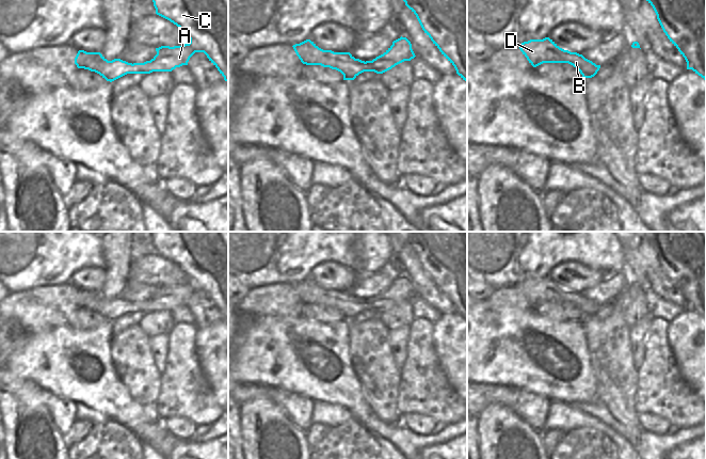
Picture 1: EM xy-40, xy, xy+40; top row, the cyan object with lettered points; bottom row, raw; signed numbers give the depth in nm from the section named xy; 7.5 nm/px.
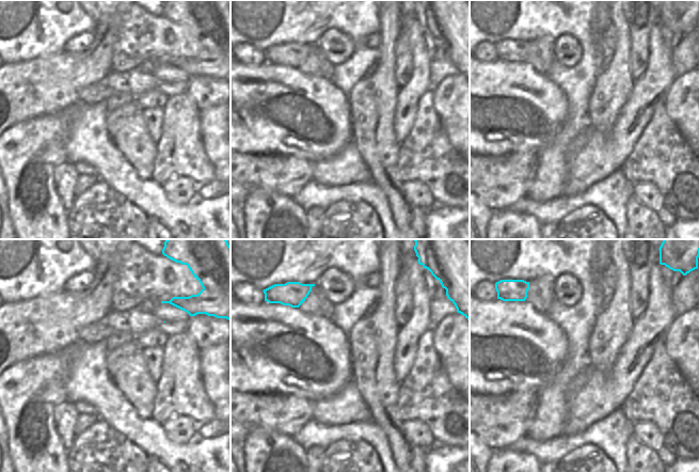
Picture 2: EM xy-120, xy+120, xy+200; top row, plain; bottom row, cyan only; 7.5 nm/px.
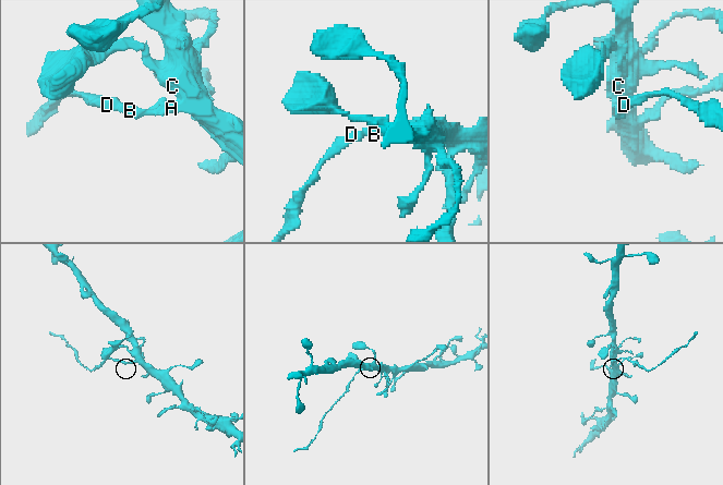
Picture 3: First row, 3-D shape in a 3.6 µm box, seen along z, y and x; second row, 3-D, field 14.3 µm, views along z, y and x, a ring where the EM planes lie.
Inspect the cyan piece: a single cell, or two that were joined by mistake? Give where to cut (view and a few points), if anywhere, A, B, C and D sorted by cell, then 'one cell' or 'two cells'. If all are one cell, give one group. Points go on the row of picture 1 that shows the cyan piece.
cut xy (366, 61), (382, 73); groups A C / B D; two cells

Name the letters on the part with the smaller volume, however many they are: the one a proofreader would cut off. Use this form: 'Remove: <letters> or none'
Remove: B, D

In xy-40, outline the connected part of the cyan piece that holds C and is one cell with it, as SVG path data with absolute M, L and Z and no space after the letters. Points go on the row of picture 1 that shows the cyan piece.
M153 0L156 14L176 25L189 38L190 43L182 46L161 46L156 48L157 54L144 63L133 63L143 66L143 74L153 72L172 72L176 67L188 65L195 52L204 52L218 68L224 80L228 82L228 0Z

